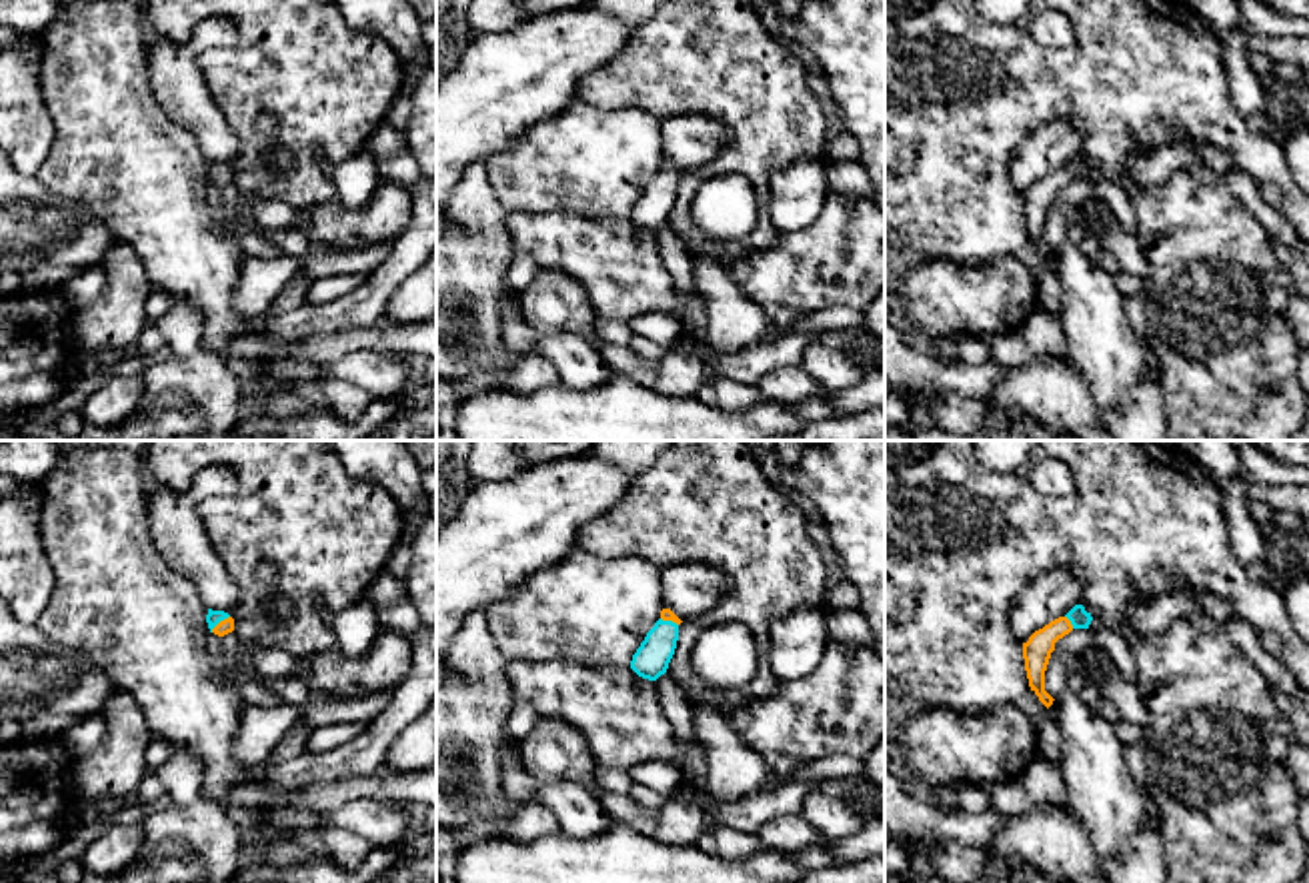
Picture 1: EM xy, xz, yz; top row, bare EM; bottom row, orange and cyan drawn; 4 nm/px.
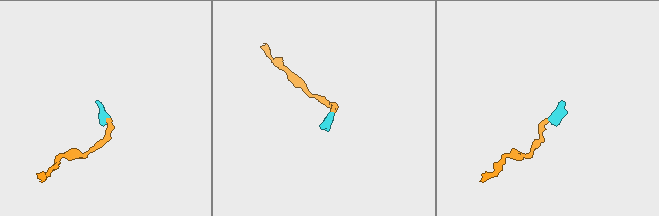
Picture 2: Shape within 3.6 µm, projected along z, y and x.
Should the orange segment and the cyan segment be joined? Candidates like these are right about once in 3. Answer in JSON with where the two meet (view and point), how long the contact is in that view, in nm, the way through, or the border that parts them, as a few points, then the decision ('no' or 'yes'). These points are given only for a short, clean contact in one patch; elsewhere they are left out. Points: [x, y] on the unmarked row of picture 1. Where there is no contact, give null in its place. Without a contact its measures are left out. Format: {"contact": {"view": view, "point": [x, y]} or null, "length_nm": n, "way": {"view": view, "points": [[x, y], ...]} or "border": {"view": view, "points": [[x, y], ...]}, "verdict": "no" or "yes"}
{"contact": {"view": "xy", "point": [219, 175]}, "length_nm": 100, "way": {"view": "xy", "points": [[227, 177], [219, 175], [213, 169]]}, "verdict": "yes"}

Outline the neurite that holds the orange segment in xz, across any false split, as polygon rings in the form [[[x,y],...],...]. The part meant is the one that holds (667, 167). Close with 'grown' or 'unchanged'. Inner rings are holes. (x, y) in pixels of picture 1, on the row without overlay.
[[[663,160],[661,170],[646,184],[630,212],[630,220],[648,232],[657,232],[667,224],[679,192],[679,176],[683,172],[671,162]]]; grown

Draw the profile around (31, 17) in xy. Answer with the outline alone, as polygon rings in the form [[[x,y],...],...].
[[[0,0],[0,26],[42,38],[56,12],[58,0]]]

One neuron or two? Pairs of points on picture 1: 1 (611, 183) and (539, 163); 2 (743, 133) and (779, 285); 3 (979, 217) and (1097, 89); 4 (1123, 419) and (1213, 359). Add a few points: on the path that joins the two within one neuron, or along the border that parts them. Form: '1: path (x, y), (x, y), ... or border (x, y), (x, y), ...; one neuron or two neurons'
1: path (593, 165), (557, 163); one neuron
2: border (781, 233), (769, 245), (757, 249); two neurons
3: path (977, 173), (977, 159), (1047, 89), (1053, 89); one neuron
4: border (1157, 387), (1165, 419); two neurons

